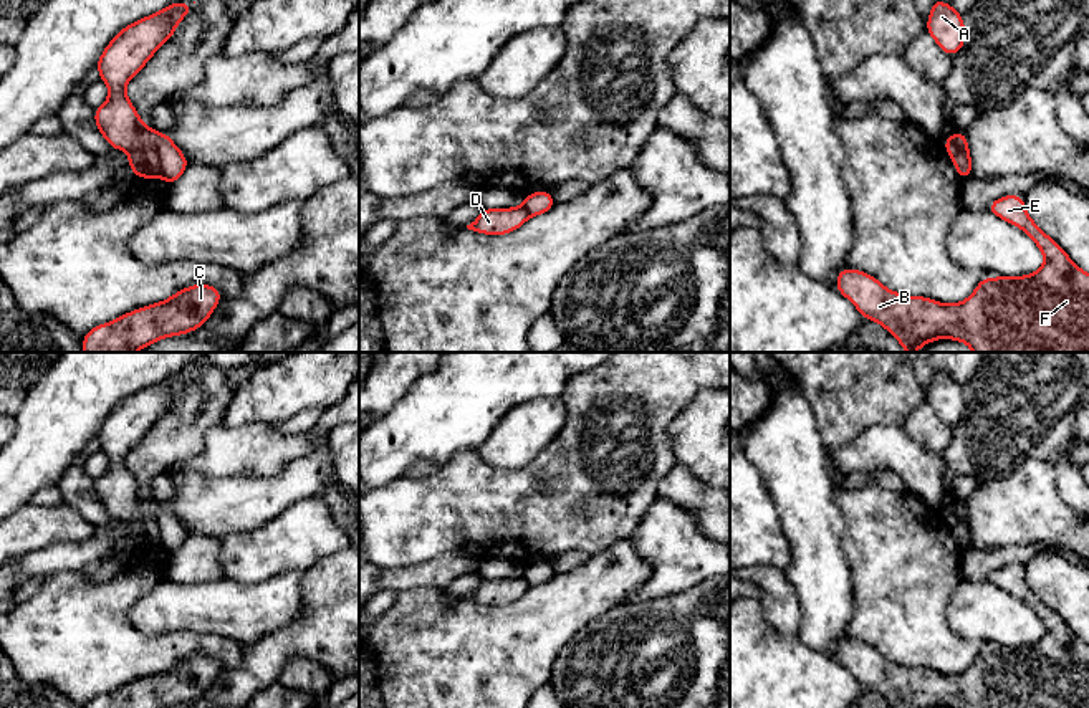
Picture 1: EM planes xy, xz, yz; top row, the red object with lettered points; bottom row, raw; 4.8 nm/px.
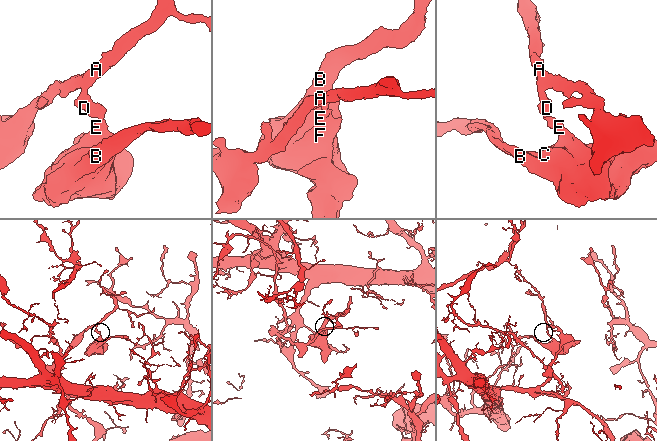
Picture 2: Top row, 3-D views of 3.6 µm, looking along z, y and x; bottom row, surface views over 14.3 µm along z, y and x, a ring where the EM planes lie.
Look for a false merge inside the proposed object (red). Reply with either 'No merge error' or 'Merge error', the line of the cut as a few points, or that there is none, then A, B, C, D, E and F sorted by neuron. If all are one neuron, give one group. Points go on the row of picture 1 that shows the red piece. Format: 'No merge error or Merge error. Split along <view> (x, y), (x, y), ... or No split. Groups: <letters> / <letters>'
Merge error. Split along xy (156, 134), (156, 154), (161, 172). Groups: A D / B C E F

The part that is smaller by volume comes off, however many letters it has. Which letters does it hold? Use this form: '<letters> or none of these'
B, C, E, F

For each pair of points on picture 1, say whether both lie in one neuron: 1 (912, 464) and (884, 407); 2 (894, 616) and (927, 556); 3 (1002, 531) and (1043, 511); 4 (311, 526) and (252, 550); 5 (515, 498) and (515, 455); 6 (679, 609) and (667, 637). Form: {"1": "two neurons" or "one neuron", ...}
{"1": "two neurons", "2": "one neuron", "3": "one neuron", "4": "one neuron", "5": "two neurons", "6": "one neuron"}

